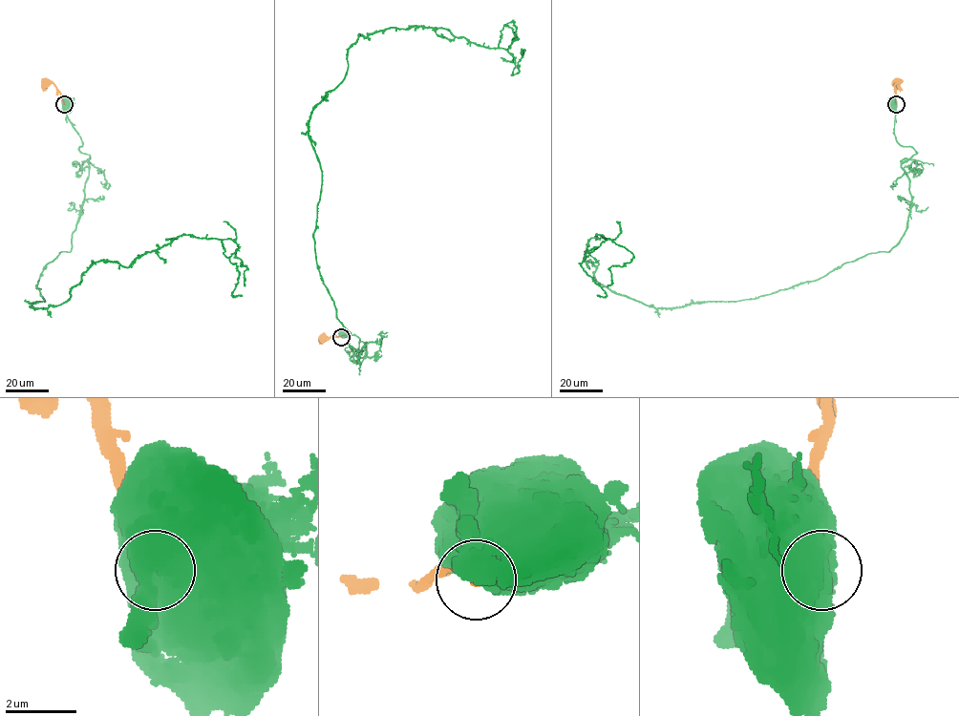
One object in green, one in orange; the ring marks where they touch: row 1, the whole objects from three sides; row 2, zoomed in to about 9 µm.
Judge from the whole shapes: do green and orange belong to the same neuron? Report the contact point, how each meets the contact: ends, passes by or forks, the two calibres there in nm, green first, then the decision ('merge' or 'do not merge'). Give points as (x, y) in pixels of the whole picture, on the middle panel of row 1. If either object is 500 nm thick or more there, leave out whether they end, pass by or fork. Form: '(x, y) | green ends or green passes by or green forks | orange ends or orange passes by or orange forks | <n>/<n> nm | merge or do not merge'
(341, 337) | 950/140 nm | do not merge

